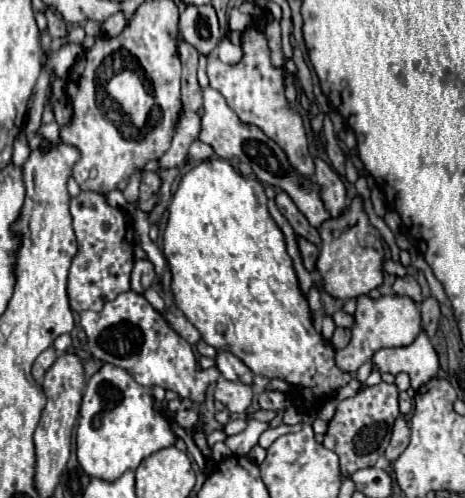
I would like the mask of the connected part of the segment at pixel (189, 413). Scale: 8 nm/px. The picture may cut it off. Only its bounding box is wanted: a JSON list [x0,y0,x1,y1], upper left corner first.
[175,409,198,429]

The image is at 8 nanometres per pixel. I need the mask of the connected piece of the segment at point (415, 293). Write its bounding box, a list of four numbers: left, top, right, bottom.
[393,276,423,304]

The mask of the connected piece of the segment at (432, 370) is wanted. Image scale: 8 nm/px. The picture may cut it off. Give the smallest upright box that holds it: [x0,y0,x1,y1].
[371,332,439,390]

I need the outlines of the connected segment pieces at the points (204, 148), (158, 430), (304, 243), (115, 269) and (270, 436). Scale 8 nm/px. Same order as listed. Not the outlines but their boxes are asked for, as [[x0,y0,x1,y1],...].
[[187,140,213,160],[77,364,175,482],[297,238,319,272],[69,192,135,312],[259,426,291,448]]

